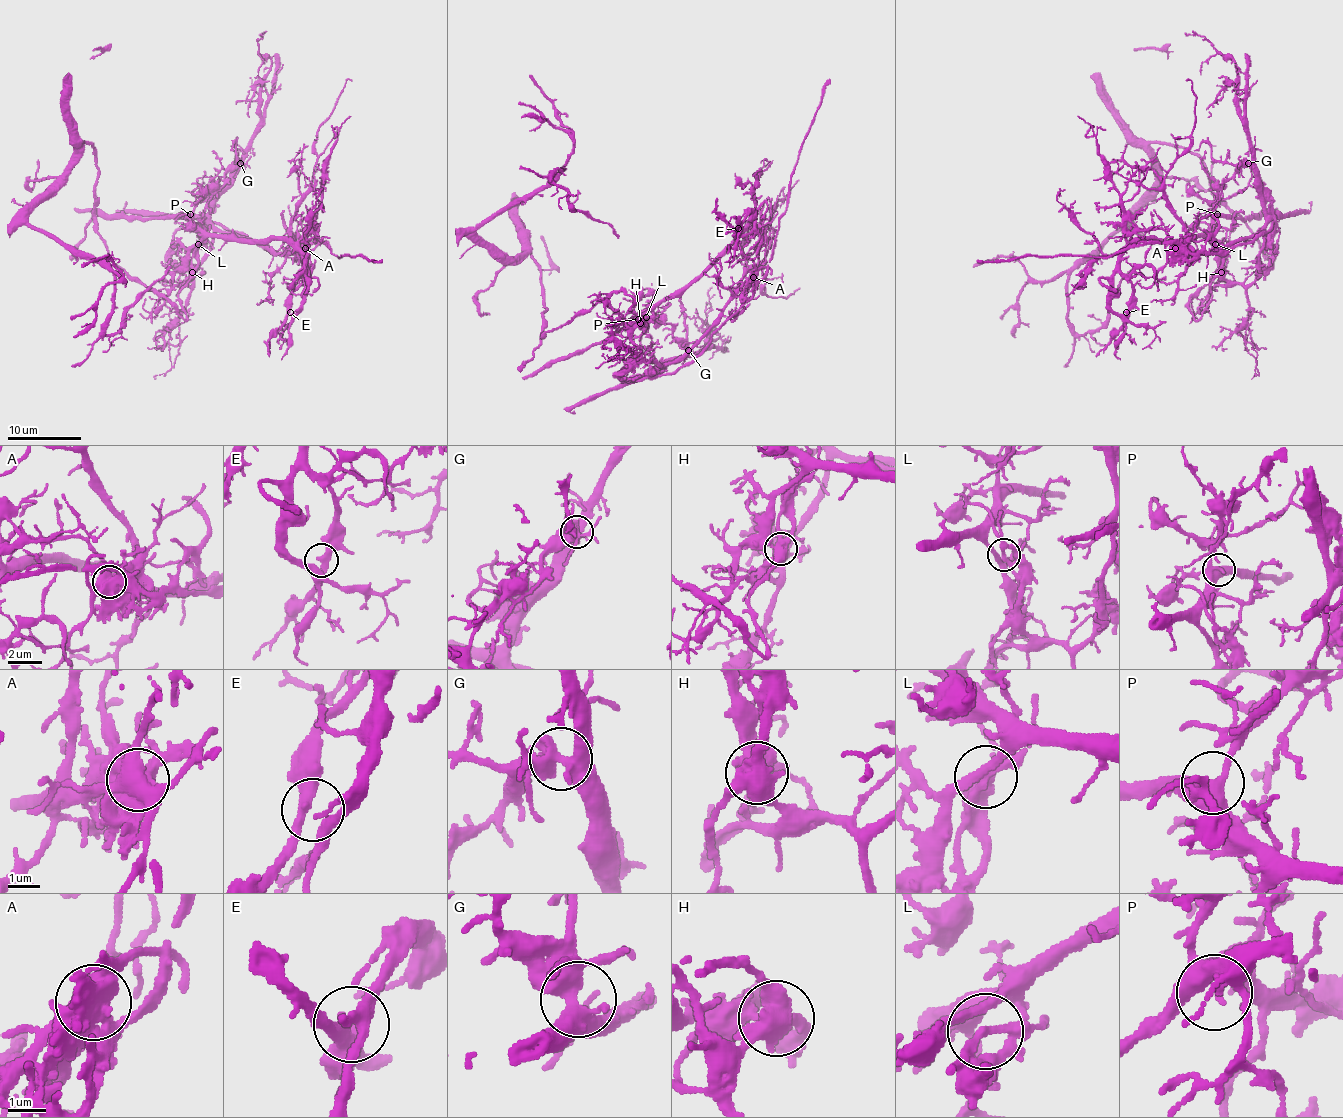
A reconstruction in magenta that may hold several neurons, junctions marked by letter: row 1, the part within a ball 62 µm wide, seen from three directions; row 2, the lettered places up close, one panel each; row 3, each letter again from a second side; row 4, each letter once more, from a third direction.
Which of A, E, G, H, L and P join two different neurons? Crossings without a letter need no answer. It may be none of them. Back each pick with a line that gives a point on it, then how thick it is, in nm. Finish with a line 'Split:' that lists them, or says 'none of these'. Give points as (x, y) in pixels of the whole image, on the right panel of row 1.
A: (1175, 248) | 700 nm
H: (1221, 272) | 550 nm
L: (1215, 244) | 200 nm
Split: A, H, L

